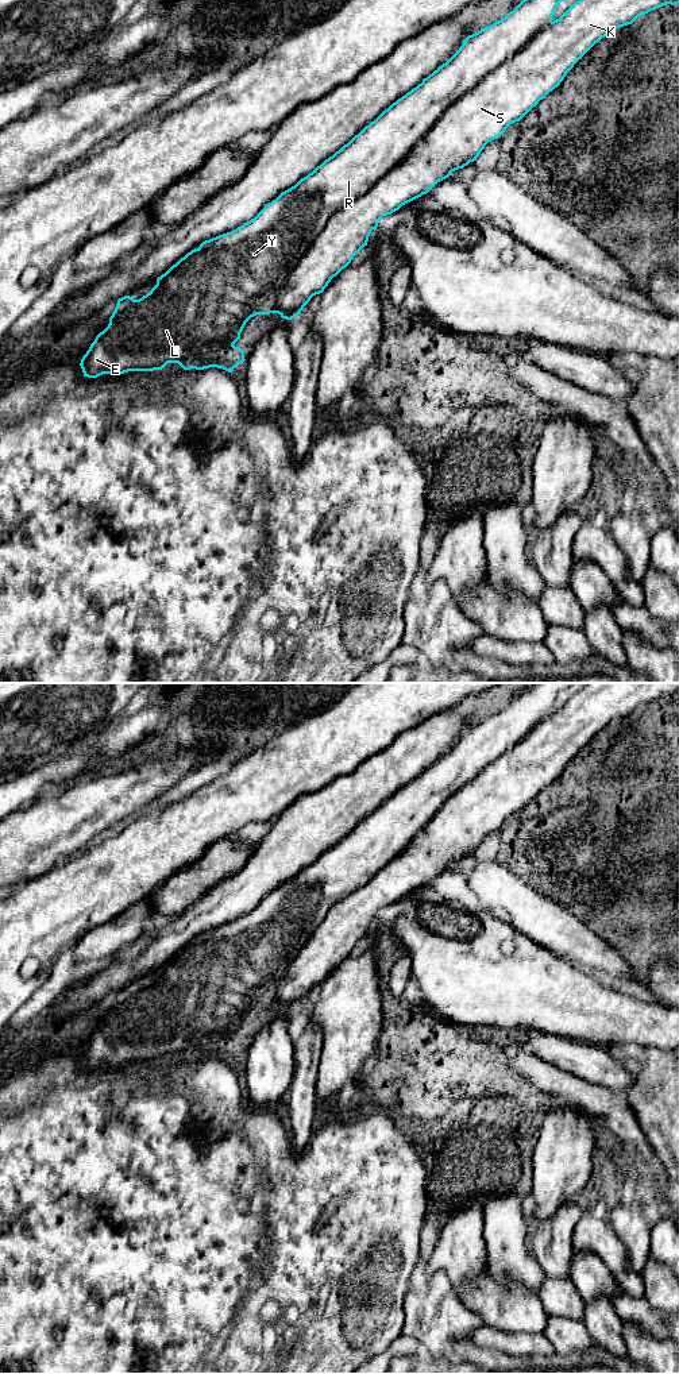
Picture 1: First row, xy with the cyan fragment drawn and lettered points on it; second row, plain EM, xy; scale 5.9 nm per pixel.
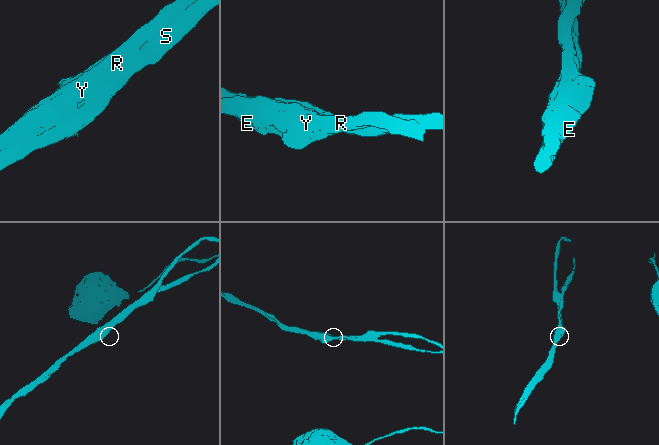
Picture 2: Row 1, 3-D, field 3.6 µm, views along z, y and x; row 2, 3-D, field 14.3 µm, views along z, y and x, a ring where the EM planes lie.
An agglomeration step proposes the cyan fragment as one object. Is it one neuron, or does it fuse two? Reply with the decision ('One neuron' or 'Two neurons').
One neuron

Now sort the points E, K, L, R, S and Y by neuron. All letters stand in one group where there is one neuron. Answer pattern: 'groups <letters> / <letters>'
groups E K L R S Y

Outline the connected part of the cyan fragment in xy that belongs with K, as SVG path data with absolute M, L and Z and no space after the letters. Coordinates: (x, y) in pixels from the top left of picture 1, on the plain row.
M536 683L501 711L468 726L445 754L312 864L269 894L254 910L202 933L158 968L157 976L142 989L119 989L108 1018L96 1027L81 1050L84 1068L154 1062L165 1060L167 1054L178 1054L184 1061L217 1058L232 1064L246 1051L243 1041L234 1035L251 1008L270 1004L286 1011L297 1008L310 989L323 984L331 970L367 937L371 922L383 907L427 885L452 862L477 852L489 833L501 829L510 815L520 813L558 779L574 756L602 729L656 699L679 695L679 683L586 683L553 711L559 694L574 684Z

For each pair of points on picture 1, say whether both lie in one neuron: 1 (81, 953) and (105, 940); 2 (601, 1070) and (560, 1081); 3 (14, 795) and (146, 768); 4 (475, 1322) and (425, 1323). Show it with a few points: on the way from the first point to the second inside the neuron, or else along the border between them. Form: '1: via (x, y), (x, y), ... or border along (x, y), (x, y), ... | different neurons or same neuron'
1: via (87, 948), (100, 942) | same neuron
2: via (574, 1070), (540, 1049), (529, 1052), (533, 1060) | same neuron
3: via (46, 809), (85, 809), (114, 798) | same neuron
4: via (463, 1322), (438, 1322) | same neuron

